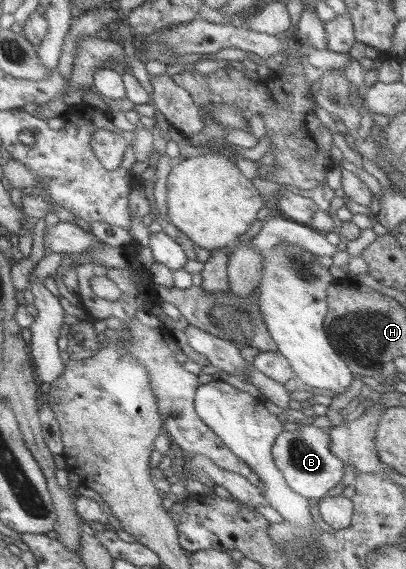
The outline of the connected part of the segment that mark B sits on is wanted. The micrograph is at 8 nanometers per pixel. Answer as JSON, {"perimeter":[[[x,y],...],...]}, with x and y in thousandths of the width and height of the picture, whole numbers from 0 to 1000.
{"perimeter":[[[744,742],[724,757],[697,756],[675,773],[667,789],[682,822],[697,831],[704,849],[729,866],[759,877],[793,877],[847,838],[847,812],[815,794],[813,750],[781,743]]]}

